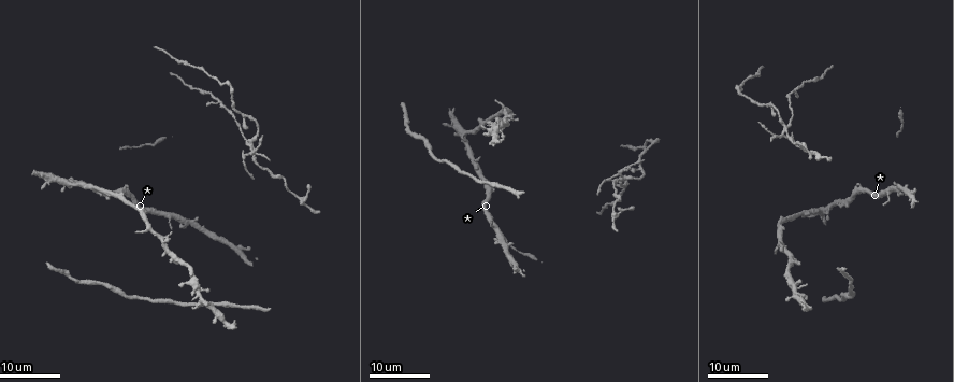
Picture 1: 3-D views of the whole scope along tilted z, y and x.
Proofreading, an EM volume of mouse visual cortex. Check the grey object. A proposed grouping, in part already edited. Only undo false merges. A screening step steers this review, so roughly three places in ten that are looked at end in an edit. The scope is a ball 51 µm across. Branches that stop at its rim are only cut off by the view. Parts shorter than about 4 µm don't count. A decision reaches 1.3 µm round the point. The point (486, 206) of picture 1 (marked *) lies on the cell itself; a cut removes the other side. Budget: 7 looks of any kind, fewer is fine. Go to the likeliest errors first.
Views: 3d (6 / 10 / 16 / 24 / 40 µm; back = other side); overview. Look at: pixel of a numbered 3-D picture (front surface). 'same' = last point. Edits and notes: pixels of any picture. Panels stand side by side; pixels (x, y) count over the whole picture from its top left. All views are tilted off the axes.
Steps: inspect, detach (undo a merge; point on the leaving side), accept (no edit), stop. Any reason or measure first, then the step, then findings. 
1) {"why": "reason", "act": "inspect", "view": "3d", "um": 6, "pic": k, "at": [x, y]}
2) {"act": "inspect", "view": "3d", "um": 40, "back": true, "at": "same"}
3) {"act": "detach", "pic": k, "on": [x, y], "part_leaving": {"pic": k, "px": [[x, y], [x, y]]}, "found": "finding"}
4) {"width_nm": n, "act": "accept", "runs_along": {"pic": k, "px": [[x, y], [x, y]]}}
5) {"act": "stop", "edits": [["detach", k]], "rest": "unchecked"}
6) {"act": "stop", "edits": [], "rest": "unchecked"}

{"why": "two arms at a narrow angle", "act": "inspect", "view": "3d", "um": 24, "pic": 1, "at": [624, 180]}

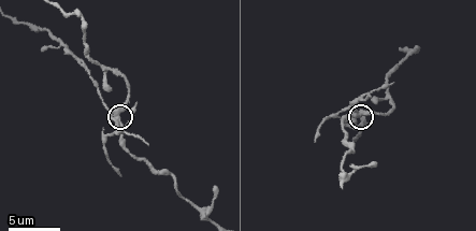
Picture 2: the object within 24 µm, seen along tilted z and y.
{"act": "inspect", "view": "3d", "um": 6, "pic": 2, "at": [359, 113]}

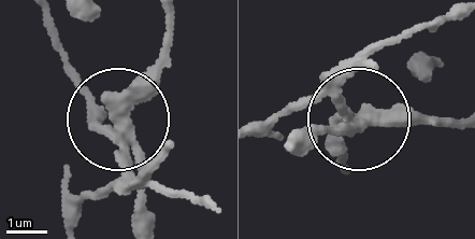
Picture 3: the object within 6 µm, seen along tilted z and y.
{"act": "inspect", "view": "3d", "um": 6, "back": true, "pic": 3, "at": [365, 125]}

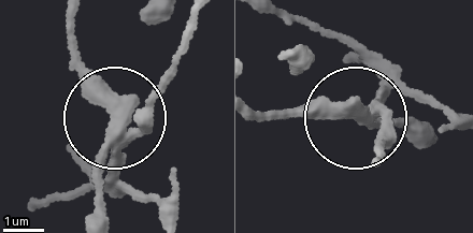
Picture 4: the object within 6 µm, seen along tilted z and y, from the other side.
{"width_nm": 320, "act": "detach", "pic": 4, "on": [132, 200], "part_leaving": {"pic": 4, "px": [[128, 139], [190, 19]]}, "found": "two cells meet here"}

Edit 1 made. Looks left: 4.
{"why": "redraw", "act": "inspect", "view": "overview"}

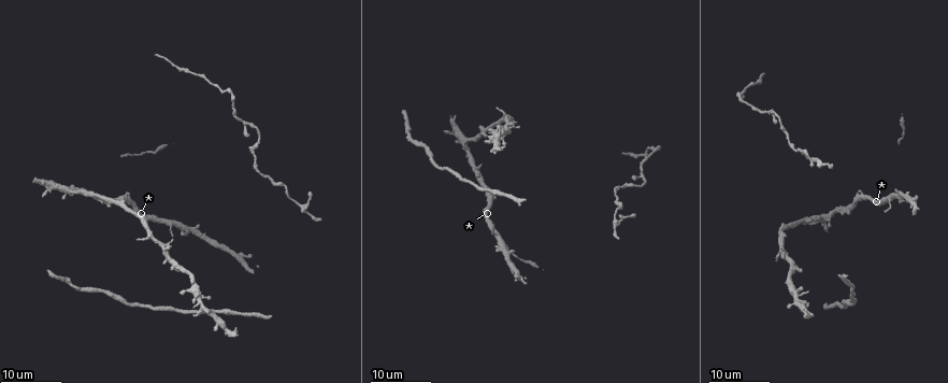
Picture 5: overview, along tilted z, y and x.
{"why": "three arms meet", "act": "inspect", "view": "3d", "um": 24, "pic": 5, "at": [194, 301]}

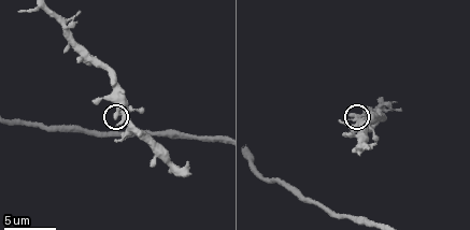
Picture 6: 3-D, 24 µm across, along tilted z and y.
{"act": "inspect", "view": "3d", "um": 6, "pic": 6, "at": [117, 113]}

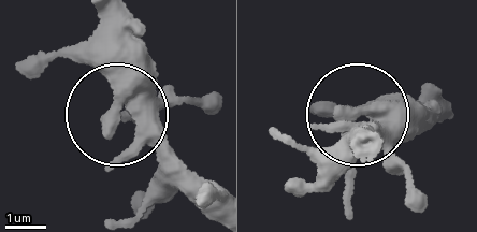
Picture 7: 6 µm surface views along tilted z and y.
{"width_nm": 280, "act": "accept", "found": "all the same cell"}

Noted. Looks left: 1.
{"why": "thick turns thin", "act": "inspect", "view": "3d", "um": 10, "pic": 2, "at": [174, 180]}

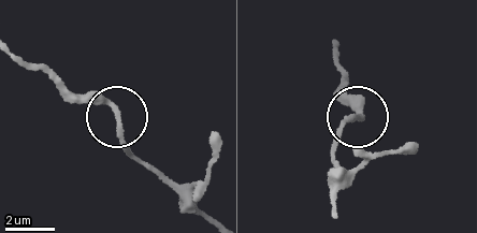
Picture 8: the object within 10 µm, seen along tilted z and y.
{"act": "accept", "found": "one cell here"}

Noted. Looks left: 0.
{"act": "stop", "edits": [["detach", 4]], "rest": "unchecked"}

